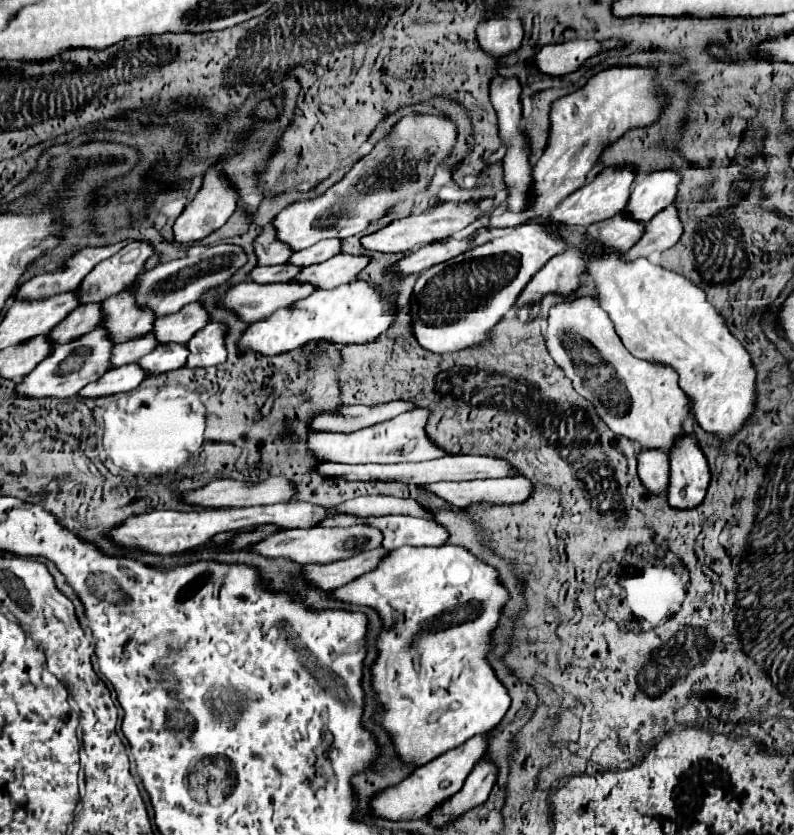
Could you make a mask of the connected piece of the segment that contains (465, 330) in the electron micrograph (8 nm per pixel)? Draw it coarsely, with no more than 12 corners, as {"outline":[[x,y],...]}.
{"outline":[[535,224],[425,270],[417,342],[485,344],[565,250]]}

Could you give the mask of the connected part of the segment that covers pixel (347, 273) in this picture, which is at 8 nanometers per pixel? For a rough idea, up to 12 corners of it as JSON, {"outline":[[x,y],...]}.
{"outline":[[337,254],[303,268],[295,282],[335,288],[351,282],[369,256]]}

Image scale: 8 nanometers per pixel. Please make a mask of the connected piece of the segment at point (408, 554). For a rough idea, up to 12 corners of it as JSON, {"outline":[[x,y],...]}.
{"outline":[[463,546],[337,588],[379,610],[375,720],[423,766],[495,728],[509,602]]}

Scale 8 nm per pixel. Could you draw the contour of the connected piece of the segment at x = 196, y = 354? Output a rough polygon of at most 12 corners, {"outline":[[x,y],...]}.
{"outline":[[209,322],[189,342],[187,366],[227,360],[227,326]]}

